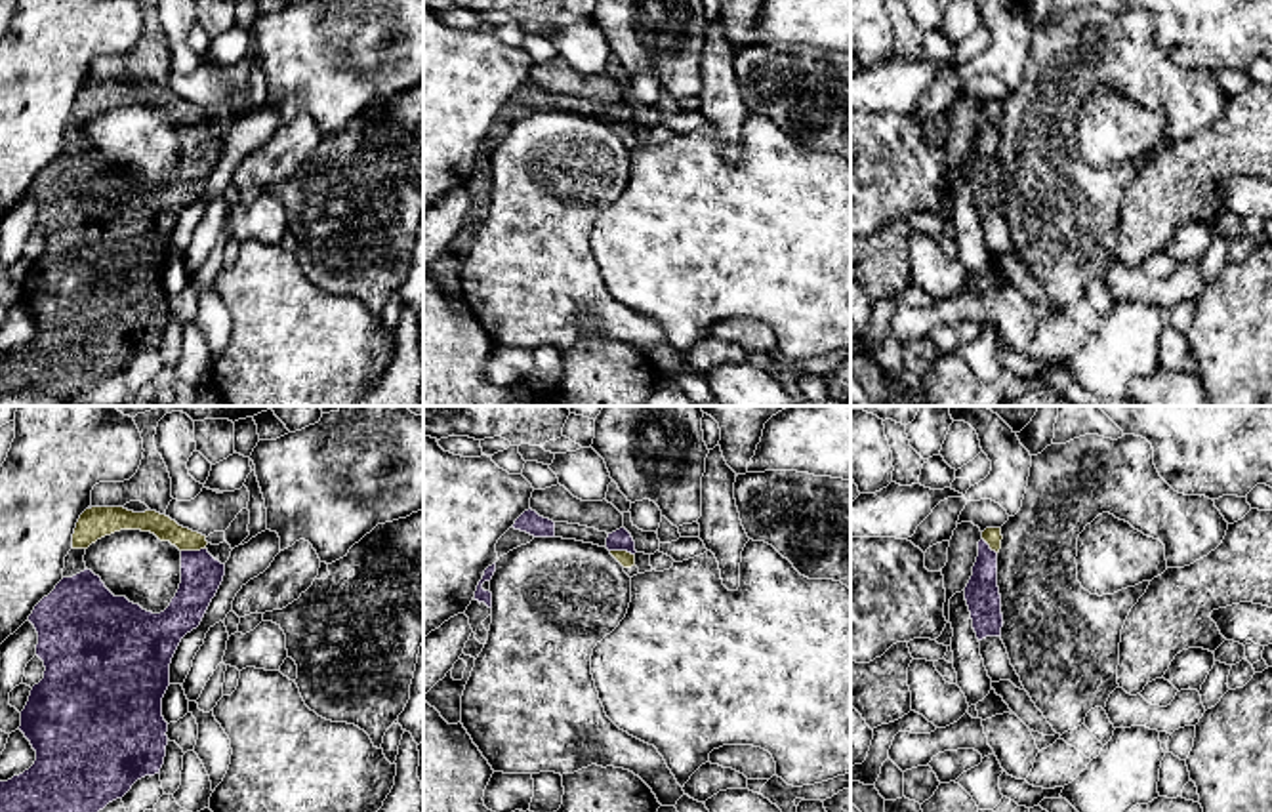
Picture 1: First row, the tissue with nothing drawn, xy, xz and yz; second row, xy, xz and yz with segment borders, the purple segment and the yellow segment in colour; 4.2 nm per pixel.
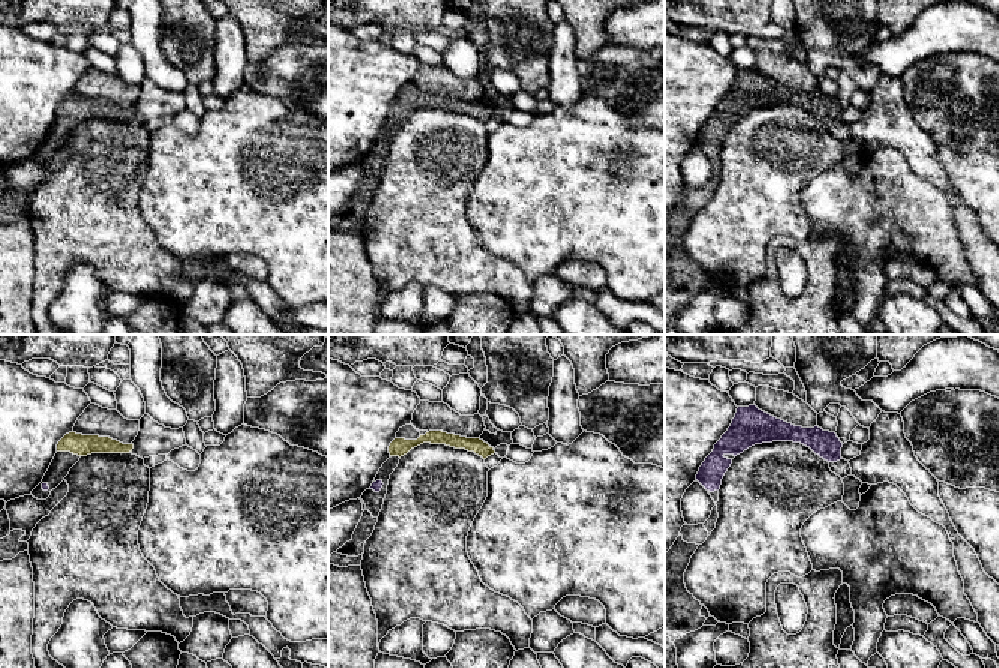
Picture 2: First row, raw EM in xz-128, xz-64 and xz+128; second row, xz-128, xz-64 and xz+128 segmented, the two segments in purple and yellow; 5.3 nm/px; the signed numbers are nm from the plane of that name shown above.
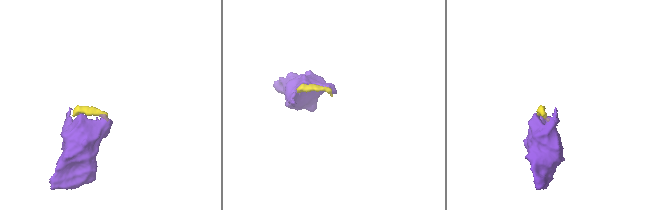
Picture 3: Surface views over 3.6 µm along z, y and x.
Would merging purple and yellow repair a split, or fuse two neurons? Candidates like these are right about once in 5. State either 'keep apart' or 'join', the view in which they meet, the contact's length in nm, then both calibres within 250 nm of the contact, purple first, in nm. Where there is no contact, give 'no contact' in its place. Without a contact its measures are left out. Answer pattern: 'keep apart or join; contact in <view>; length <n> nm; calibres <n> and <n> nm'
join; contact in xy; length 110 nm; calibres 180 and 100 nm

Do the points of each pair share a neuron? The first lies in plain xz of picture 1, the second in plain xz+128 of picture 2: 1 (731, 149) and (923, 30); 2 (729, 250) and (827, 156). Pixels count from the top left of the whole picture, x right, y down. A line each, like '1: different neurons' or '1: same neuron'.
1: different neurons
2: different neurons

